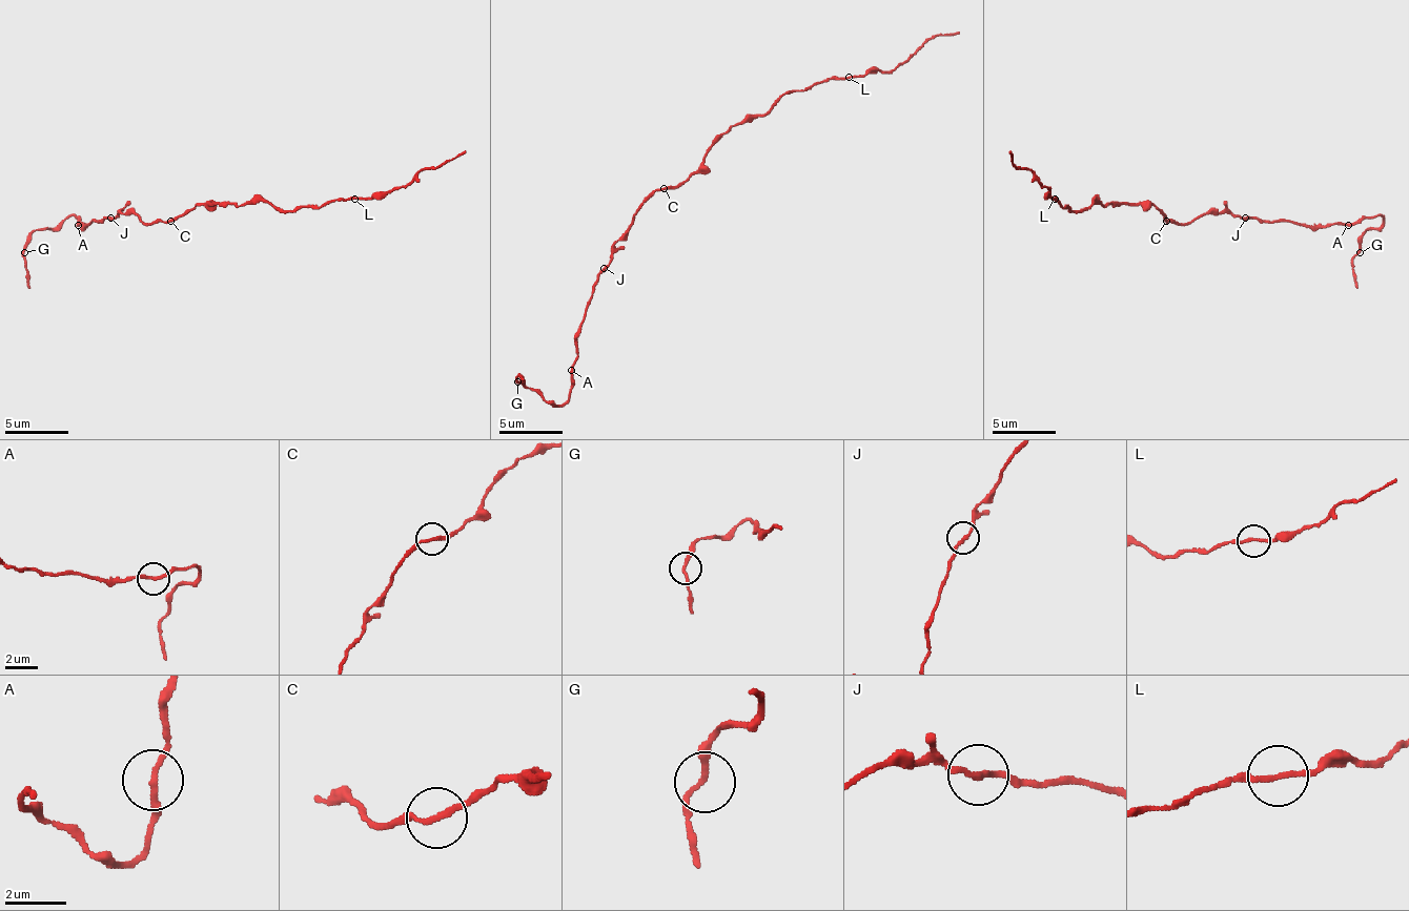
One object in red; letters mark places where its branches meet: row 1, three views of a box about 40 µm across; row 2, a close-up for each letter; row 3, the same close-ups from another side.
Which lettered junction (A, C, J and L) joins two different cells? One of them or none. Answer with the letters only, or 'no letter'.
A

